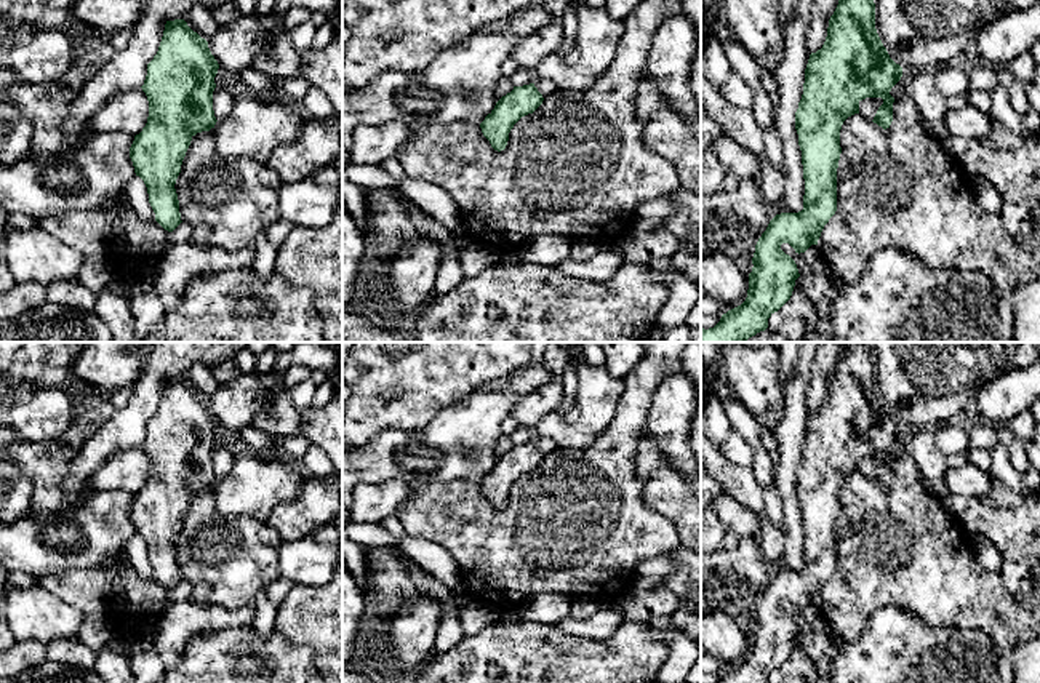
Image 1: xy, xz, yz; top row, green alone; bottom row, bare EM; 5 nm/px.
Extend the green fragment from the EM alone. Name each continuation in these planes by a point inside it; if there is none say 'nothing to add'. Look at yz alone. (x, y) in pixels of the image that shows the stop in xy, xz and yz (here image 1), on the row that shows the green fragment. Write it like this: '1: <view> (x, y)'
nothing to add

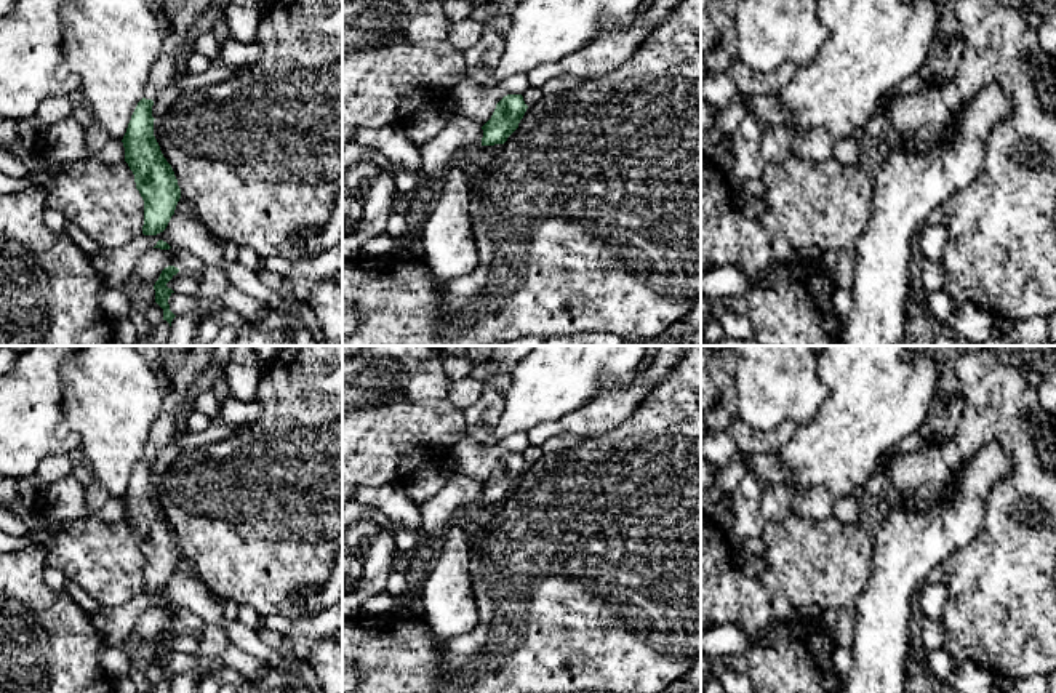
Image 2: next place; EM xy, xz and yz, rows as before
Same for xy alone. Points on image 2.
1: xy (175, 18)

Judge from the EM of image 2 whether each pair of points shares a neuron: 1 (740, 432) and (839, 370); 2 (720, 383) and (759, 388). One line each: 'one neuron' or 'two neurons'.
1: two neurons
2: two neurons

